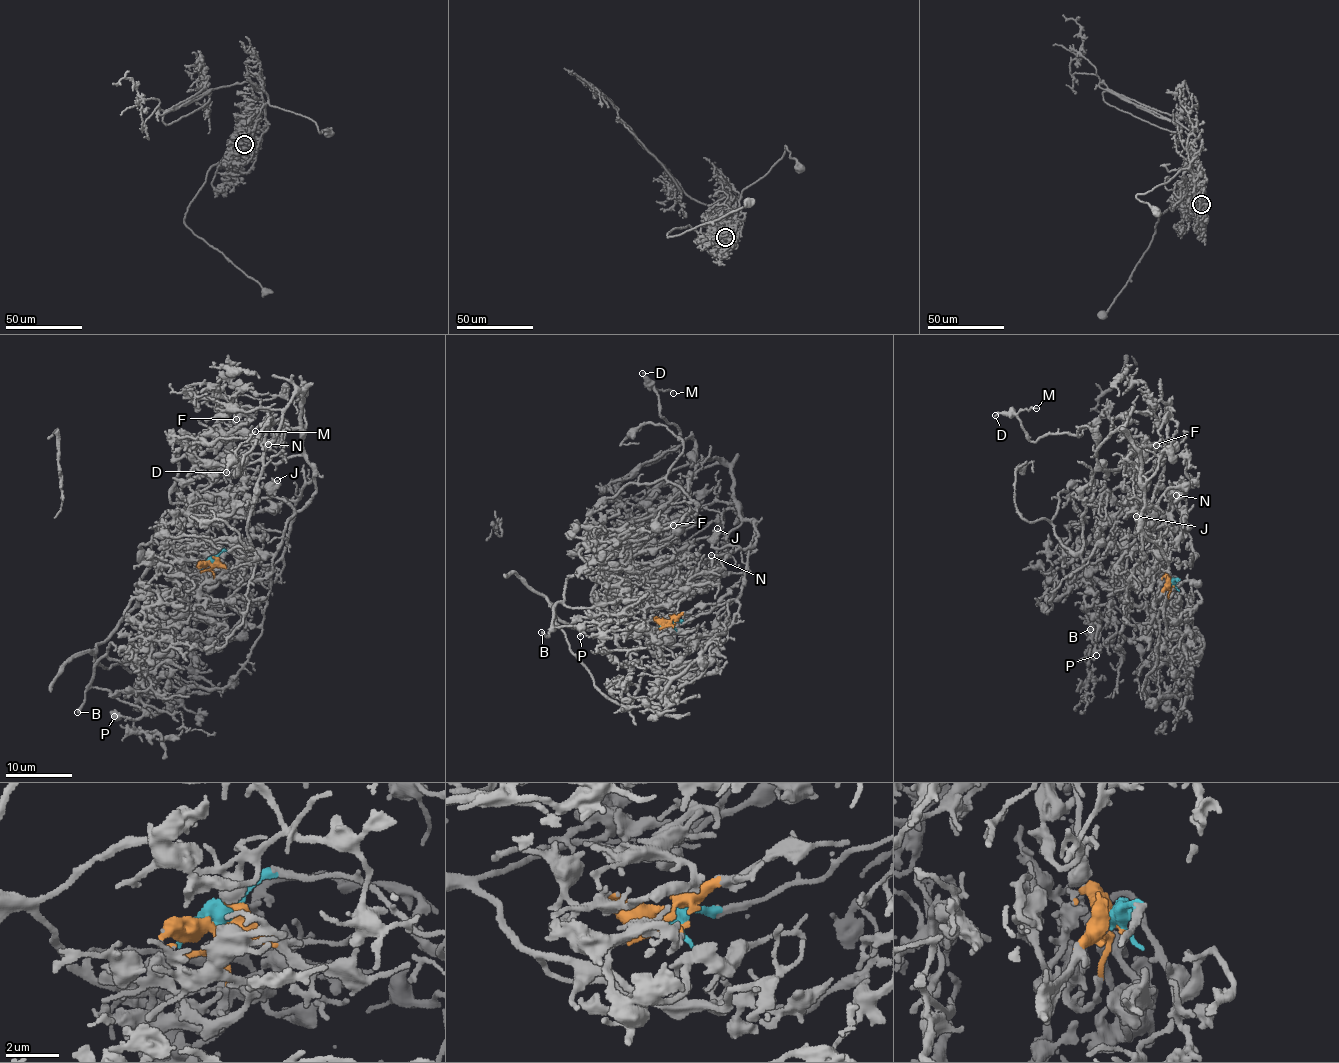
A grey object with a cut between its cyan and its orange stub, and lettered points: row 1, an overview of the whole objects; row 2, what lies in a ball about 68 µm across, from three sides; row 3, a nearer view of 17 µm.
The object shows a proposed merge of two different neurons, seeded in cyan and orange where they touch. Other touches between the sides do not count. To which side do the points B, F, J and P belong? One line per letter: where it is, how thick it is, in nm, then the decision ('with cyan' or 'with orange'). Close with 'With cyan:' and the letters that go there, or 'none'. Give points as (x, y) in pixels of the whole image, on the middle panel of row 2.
B: (541, 632) | 280 nm | with orange
F: (673, 525) | 120 nm | with orange
J: (717, 528) | 200 nm | with cyan
P: (580, 636) | 170 nm | with orange
With cyan: J

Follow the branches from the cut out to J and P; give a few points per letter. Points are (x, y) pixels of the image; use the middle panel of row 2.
J: (670, 623), (691, 620), (739, 597), (756, 529), (756, 543), (742, 549), (713, 547), (718, 528)
P: (670, 623), (646, 635), (602, 612), (598, 625), (577, 628), (554, 610), (553, 628), (606, 621), (580, 636)

